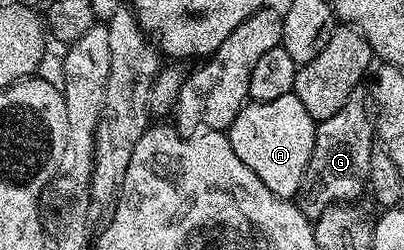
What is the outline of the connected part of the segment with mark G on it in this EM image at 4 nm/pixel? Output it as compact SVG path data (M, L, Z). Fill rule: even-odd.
M358 100L345 103L337 116L318 123L315 127L315 143L305 168L305 176L299 185L297 205L306 218L317 219L331 206L351 204L359 193L364 193L369 156L373 145L373 118L368 107Z

